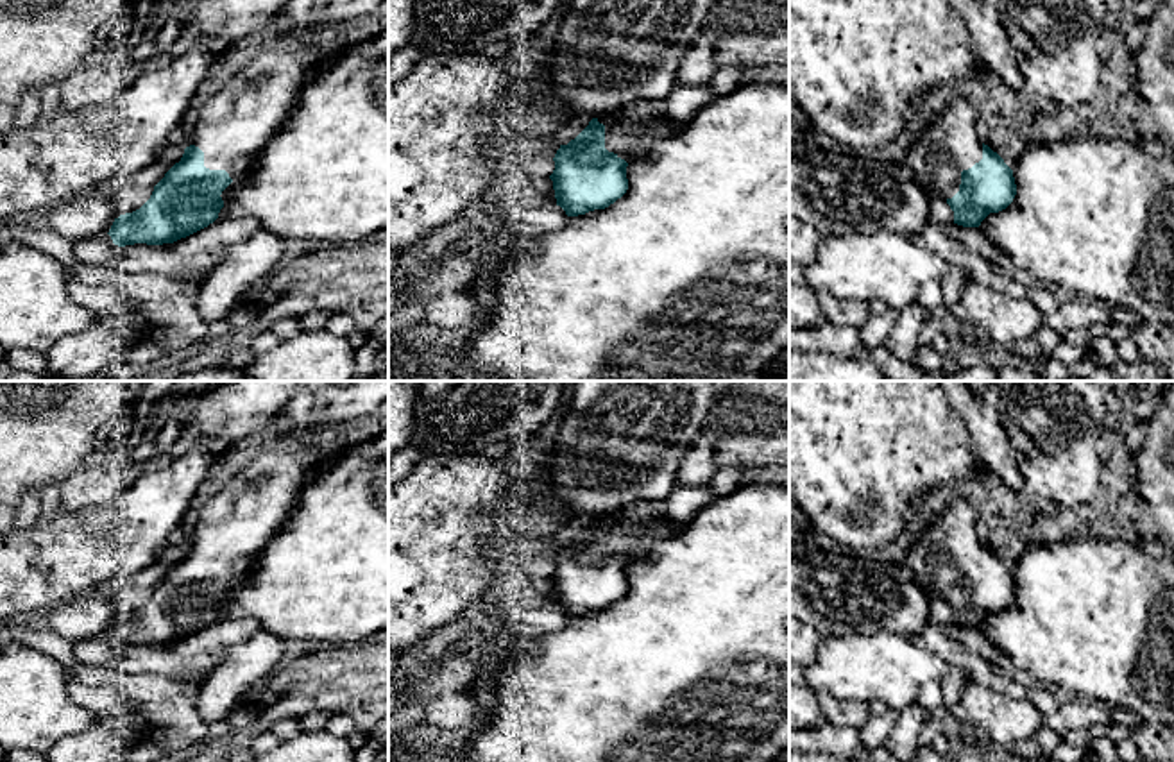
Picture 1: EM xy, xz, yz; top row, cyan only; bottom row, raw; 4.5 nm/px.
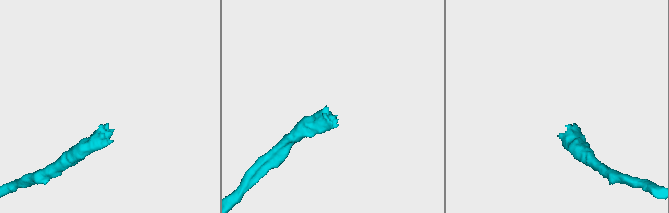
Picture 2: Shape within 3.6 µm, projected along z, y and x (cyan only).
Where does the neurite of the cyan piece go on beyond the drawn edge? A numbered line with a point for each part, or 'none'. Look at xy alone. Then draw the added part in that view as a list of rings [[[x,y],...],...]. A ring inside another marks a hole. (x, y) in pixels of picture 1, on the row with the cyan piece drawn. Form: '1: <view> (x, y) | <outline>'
1: xy (255, 104) | [[[299,32],[263,41],[245,66],[200,109],[190,140],[204,152],[204,166],[225,170],[233,182],[222,191],[227,199],[233,186],[245,175],[254,156],[286,123],[304,86],[324,66],[315,50]]]

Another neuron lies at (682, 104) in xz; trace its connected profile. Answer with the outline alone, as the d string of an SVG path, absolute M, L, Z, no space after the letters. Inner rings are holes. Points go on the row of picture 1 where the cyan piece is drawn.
M676 84L664 100L666 118L676 127L689 123L696 113L714 100L709 84Z

